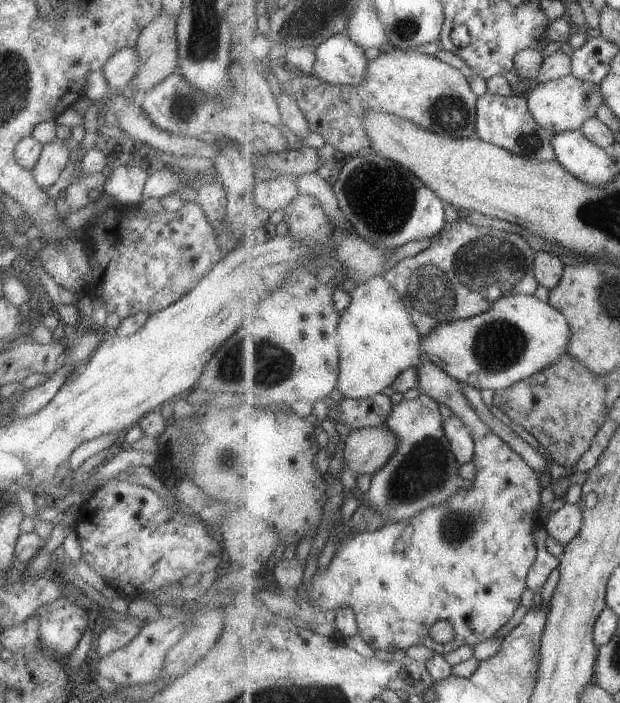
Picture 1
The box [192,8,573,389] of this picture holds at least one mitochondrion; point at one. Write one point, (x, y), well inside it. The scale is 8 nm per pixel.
(489, 264)

